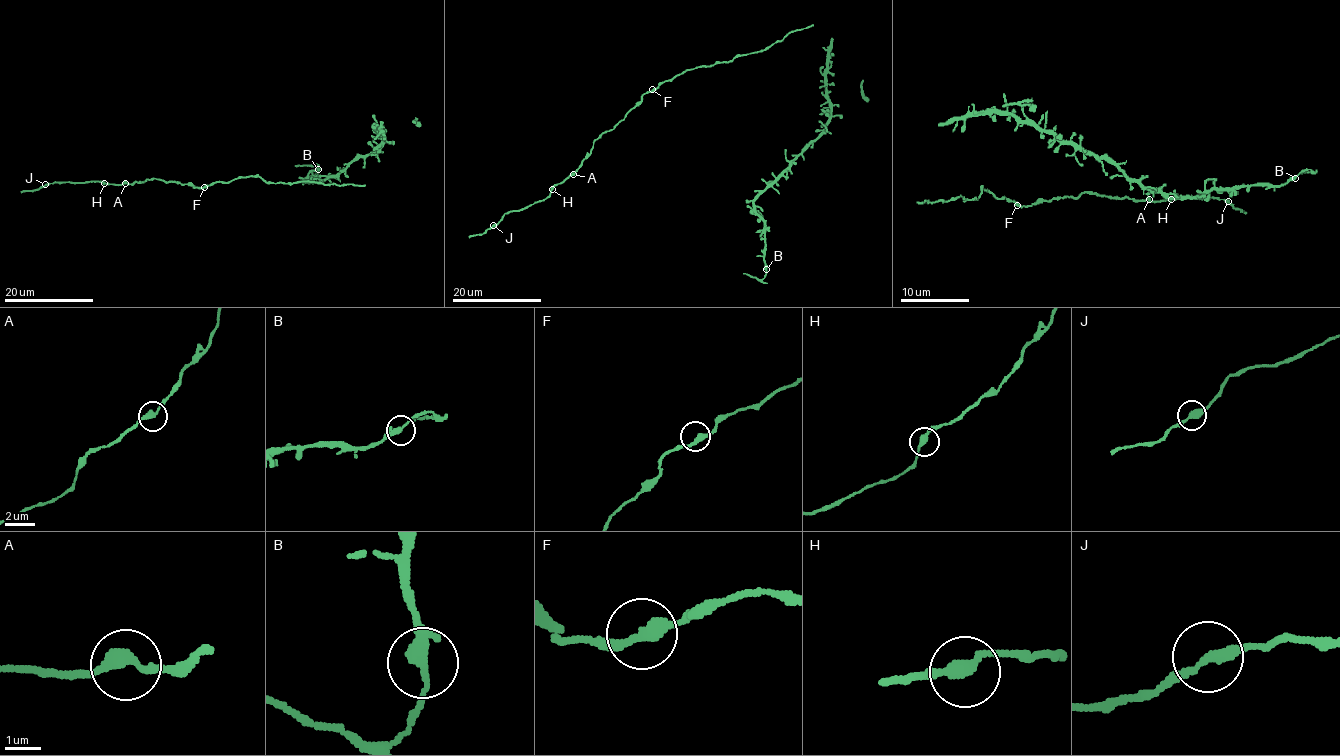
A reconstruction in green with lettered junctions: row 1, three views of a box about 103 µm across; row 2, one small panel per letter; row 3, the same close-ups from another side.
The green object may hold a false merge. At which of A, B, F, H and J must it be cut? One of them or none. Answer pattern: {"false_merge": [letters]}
{"false_merge": ["B"]}

